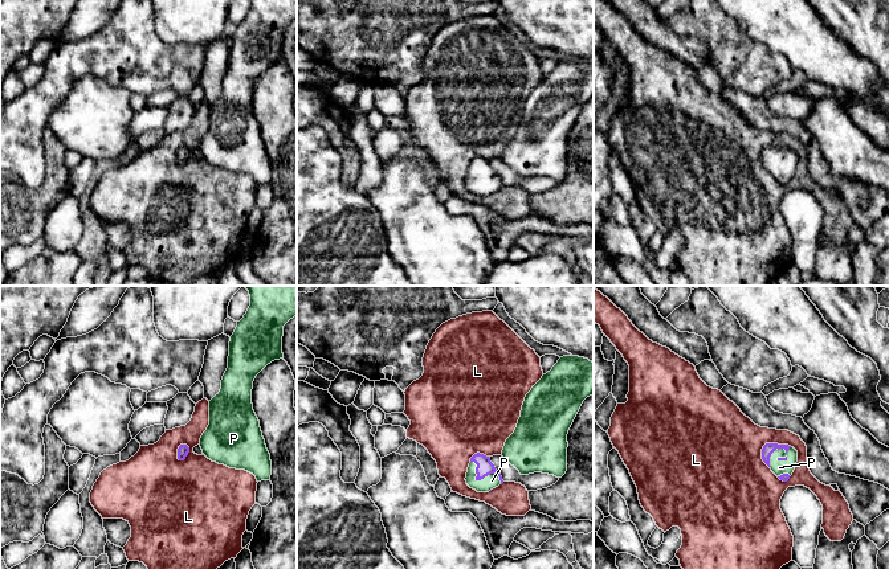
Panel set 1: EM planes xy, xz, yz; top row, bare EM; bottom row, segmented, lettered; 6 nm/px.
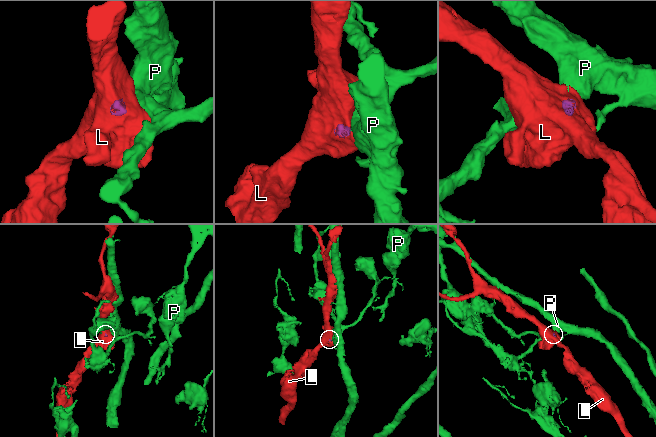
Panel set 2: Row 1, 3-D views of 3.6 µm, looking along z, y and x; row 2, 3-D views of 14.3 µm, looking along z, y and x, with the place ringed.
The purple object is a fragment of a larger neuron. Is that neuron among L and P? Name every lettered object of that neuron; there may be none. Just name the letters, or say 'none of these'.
P

